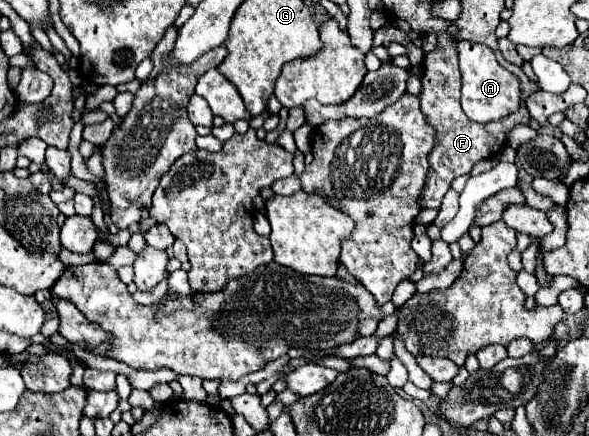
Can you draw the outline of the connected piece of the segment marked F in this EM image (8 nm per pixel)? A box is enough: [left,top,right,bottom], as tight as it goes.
[421,36,529,208]

